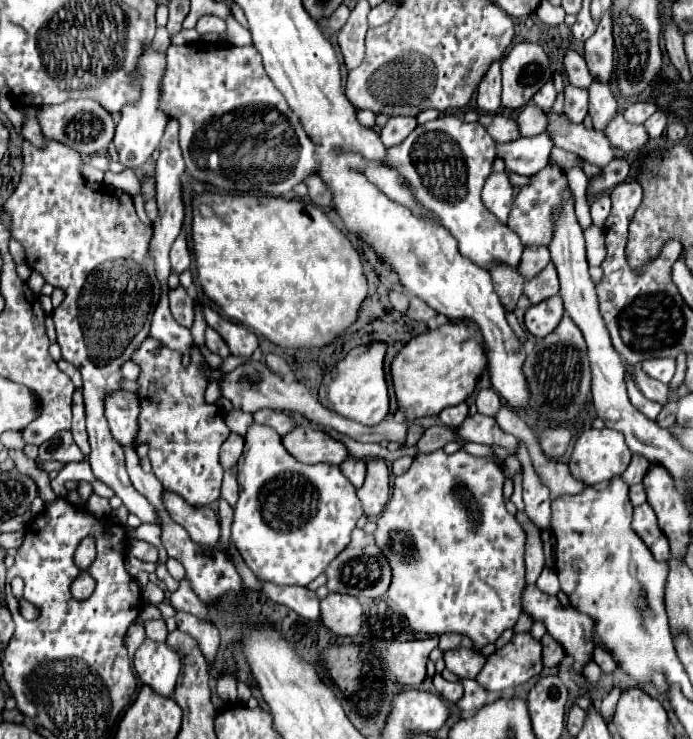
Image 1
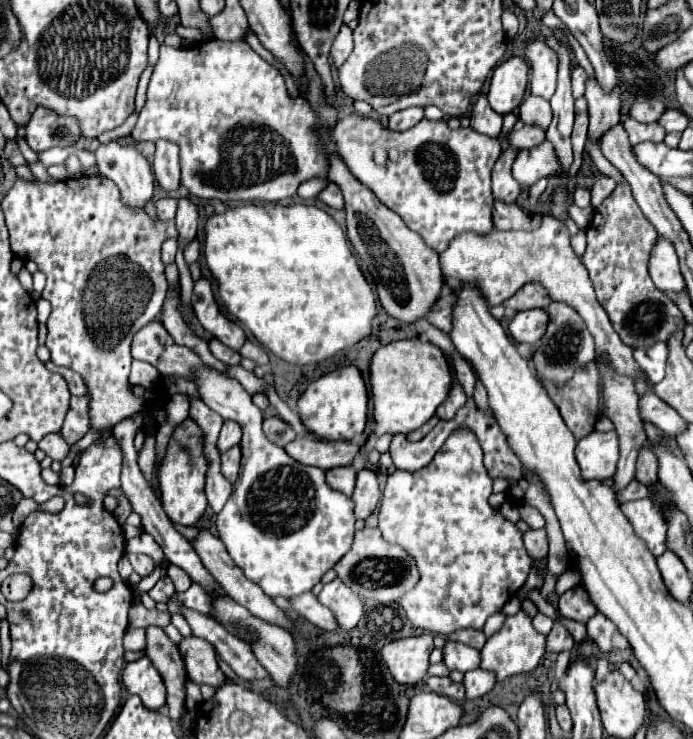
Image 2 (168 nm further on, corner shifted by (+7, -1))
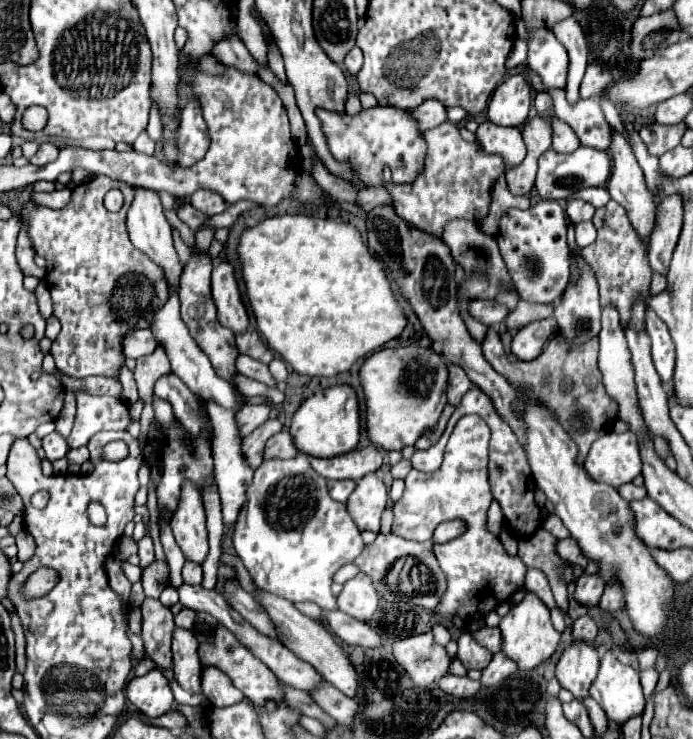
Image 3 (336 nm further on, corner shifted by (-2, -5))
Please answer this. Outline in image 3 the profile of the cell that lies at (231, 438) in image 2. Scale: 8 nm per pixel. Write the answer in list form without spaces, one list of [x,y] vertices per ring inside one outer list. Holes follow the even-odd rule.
[[[245,404],[243,410],[237,412],[237,428],[241,438],[245,438],[247,434],[251,434],[255,428],[259,428],[271,414],[271,408],[267,404]]]

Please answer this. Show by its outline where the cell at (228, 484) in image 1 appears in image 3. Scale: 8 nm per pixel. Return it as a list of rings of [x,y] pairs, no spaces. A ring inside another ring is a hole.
[[[269,418],[265,424],[255,428],[249,436],[245,436],[241,440],[241,452],[251,470],[255,470],[263,462],[263,446],[265,446],[267,438],[275,432],[281,432],[281,428],[283,428],[283,424],[277,418]]]

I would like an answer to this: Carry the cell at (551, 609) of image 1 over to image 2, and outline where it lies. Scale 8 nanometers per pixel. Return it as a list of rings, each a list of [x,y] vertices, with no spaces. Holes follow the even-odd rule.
[[[574,586],[574,588],[566,590],[560,596],[558,610],[560,610],[562,616],[578,620],[582,624],[586,624],[588,618],[592,618],[596,614],[596,606],[592,604],[592,600],[590,600],[590,596],[588,596],[584,586]]]

